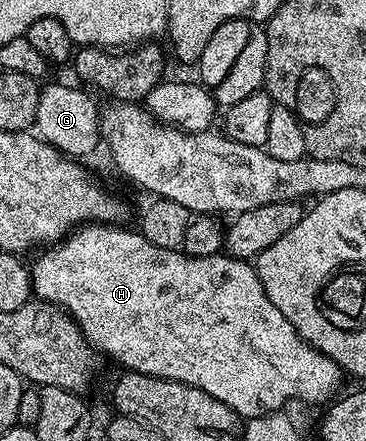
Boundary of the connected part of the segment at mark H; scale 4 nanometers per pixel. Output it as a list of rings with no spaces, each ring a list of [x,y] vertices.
[[[104,223],[83,225],[71,231],[61,243],[53,244],[39,255],[42,256],[32,263],[30,272],[33,294],[41,302],[54,303],[57,307],[64,308],[74,318],[76,325],[82,330],[84,337],[90,342],[95,352],[102,354],[103,351],[108,358],[123,363],[121,366],[127,371],[144,373],[157,379],[176,381],[200,389],[208,393],[208,397],[216,397],[216,401],[224,401],[224,405],[228,405],[228,409],[232,409],[243,420],[259,419],[262,415],[281,412],[285,408],[282,406],[289,399],[299,399],[302,403],[323,402],[322,404],[325,404],[335,394],[333,391],[337,389],[338,382],[344,379],[344,372],[336,365],[336,361],[332,361],[327,355],[320,353],[312,345],[308,345],[300,337],[300,333],[292,329],[288,317],[284,317],[284,313],[280,313],[280,309],[276,309],[276,305],[268,301],[268,293],[264,293],[264,285],[260,281],[253,262],[234,259],[225,253],[208,257],[192,257],[181,249],[164,249],[160,245],[152,245],[137,230],[125,231],[122,225]]]

